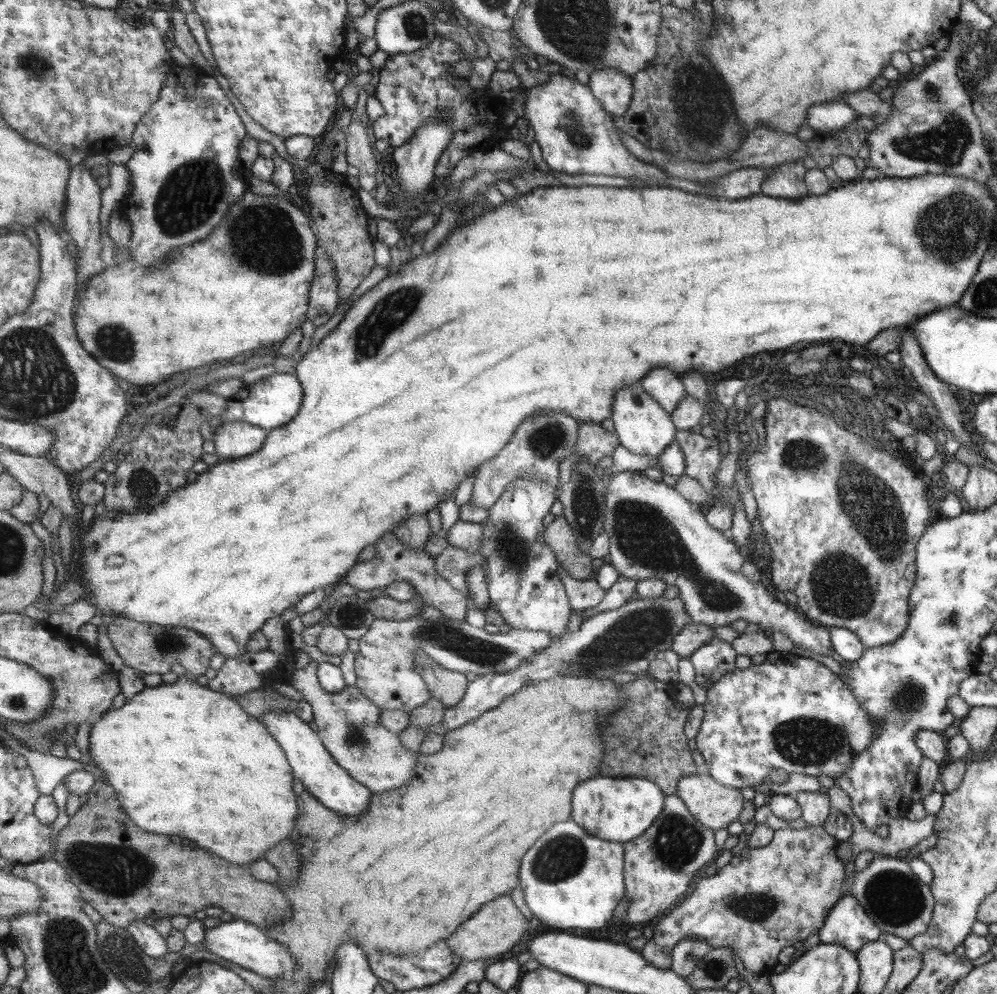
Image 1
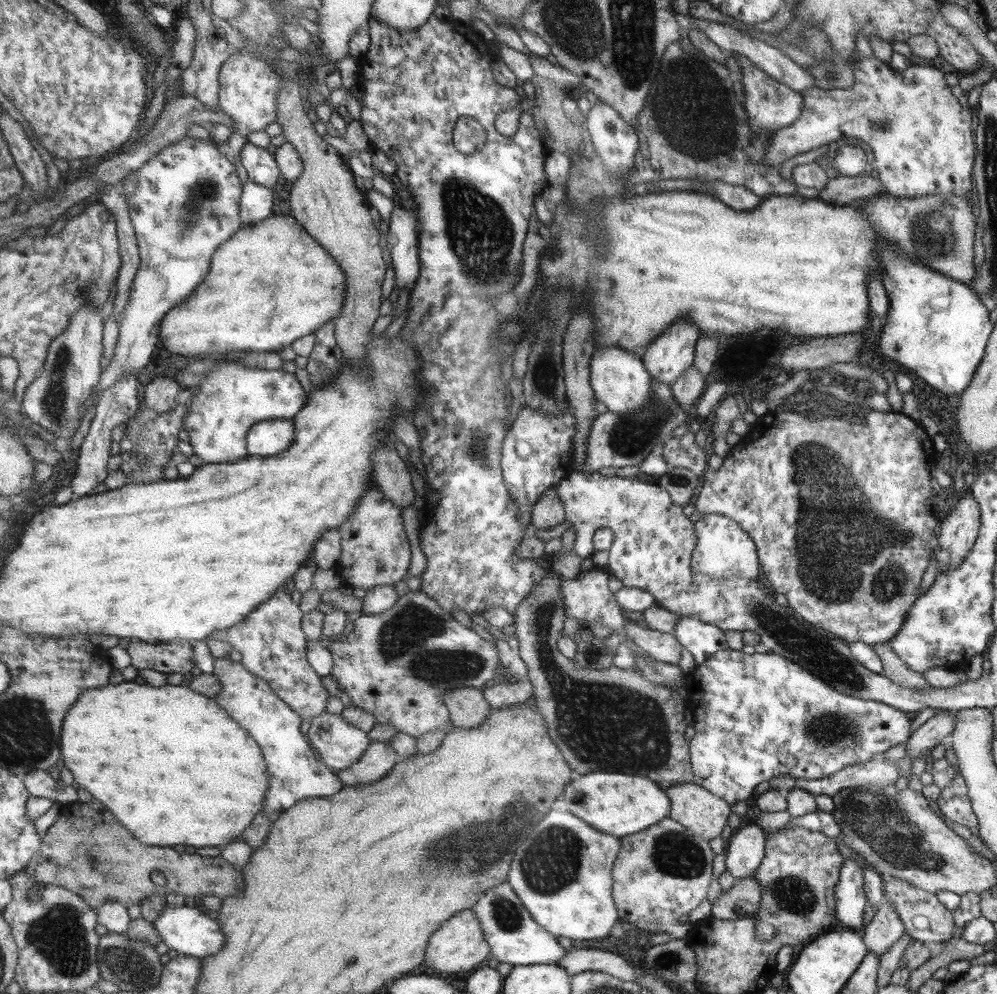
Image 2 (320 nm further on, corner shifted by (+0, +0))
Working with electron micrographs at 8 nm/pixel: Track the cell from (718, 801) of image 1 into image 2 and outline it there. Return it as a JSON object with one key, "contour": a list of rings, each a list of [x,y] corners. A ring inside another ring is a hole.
{"contour":[[[693,782],[669,788],[666,796],[670,799],[668,818],[677,821],[701,840],[717,838],[727,822],[727,814],[731,812],[725,800]]]}

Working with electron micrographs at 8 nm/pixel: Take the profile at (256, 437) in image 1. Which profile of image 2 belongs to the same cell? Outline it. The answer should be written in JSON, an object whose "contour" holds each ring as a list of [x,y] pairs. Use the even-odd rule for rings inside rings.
{"contour":[[[292,419],[258,422],[248,435],[247,448],[251,456],[271,457],[287,452],[295,441],[295,427]]]}

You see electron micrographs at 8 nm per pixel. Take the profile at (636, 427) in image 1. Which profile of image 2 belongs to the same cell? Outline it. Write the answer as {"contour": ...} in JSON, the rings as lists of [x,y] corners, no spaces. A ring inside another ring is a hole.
{"contour":[[[598,348],[594,351],[590,359],[590,387],[594,389],[594,398],[603,402],[607,411],[622,415],[623,413],[634,413],[644,407],[650,399],[650,383],[653,379],[646,372],[645,366],[639,355],[620,348]]]}

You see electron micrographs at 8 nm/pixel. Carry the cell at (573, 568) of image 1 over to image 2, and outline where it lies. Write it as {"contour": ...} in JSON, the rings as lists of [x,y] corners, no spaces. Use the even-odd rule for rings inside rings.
{"contour":[[[555,488],[547,489],[531,505],[530,526],[533,529],[550,529],[565,520],[565,506]]]}

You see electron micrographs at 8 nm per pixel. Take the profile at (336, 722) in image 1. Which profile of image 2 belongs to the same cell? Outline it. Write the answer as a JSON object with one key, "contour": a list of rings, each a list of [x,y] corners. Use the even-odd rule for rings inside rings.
{"contour":[[[325,711],[319,718],[314,718],[307,725],[306,733],[310,743],[322,758],[322,762],[335,771],[349,768],[352,764],[355,764],[362,758],[367,747],[372,743],[367,732],[357,728],[354,724],[349,724],[341,713],[333,715]]]}

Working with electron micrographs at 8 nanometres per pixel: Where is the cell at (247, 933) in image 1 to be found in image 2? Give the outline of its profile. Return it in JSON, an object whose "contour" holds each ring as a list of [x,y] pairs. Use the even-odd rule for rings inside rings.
{"contour":[[[167,905],[167,908],[159,914],[159,918],[153,924],[155,924],[155,929],[161,935],[162,942],[169,949],[175,950],[179,954],[205,958],[217,954],[225,944],[225,934],[221,932],[219,924],[213,918],[205,916],[197,908],[189,908],[189,906],[171,908]]]}

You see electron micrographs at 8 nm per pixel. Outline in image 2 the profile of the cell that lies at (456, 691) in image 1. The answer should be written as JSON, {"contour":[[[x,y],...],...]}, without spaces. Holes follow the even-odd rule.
{"contour":[[[471,687],[444,692],[442,697],[453,729],[475,728],[490,715],[482,690]]]}

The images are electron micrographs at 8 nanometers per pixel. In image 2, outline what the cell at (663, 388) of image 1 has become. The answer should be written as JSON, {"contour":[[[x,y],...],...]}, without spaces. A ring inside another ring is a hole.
{"contour":[[[671,322],[662,334],[639,354],[655,382],[674,383],[694,363],[699,330],[691,322]]]}

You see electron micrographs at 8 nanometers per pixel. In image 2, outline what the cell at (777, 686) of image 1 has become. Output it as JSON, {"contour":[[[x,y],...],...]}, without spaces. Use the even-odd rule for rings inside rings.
{"contour":[[[725,649],[714,652],[703,664],[695,665],[694,670],[686,675],[687,700],[692,704],[692,720],[694,735],[691,737],[690,755],[691,768],[694,769],[695,785],[701,785],[715,797],[722,798],[731,806],[737,802],[744,802],[753,794],[754,788],[760,783],[779,776],[787,775],[793,779],[816,780],[834,775],[834,772],[852,764],[865,763],[873,754],[883,754],[885,750],[909,738],[909,718],[899,709],[879,701],[863,700],[861,697],[847,696],[837,689],[831,688],[821,677],[815,676],[801,665],[795,664],[787,657],[778,653],[744,653],[743,651]]]}

